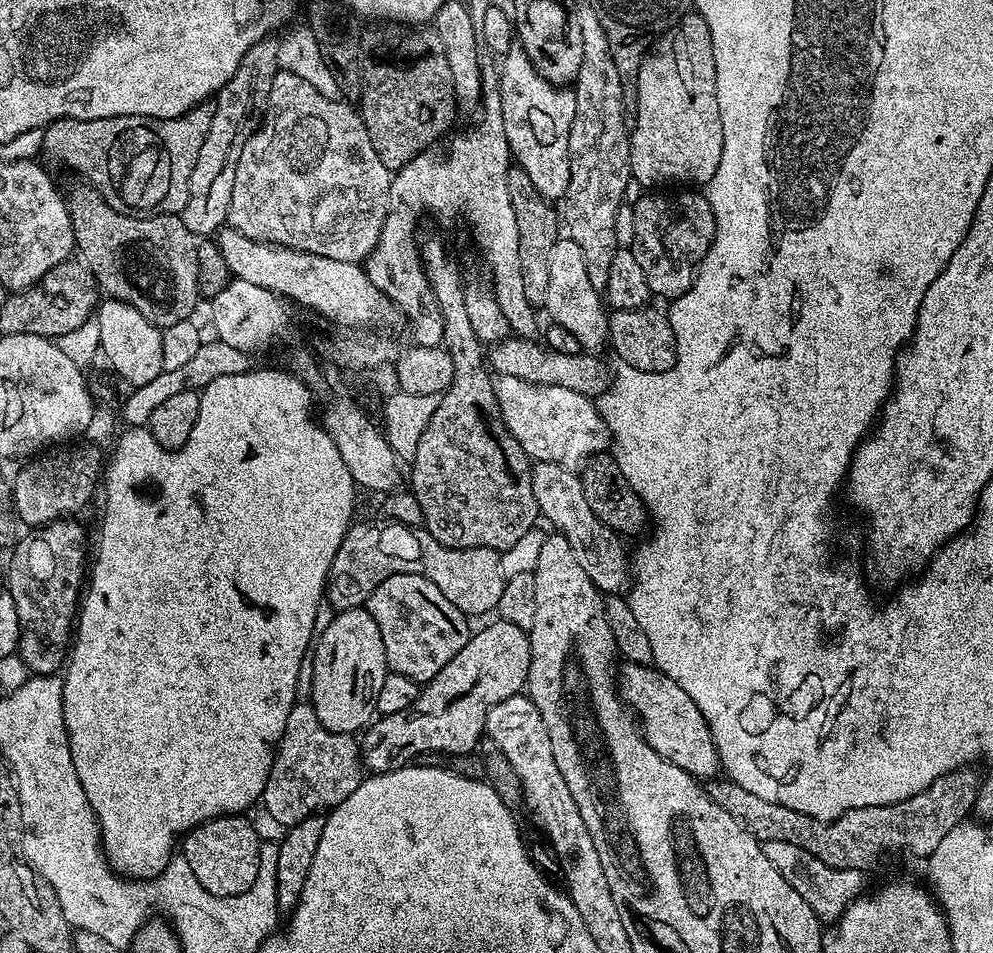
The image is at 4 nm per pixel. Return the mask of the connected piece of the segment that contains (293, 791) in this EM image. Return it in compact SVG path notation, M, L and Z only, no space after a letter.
M294 714L288 719L262 797L262 805L274 823L294 825L302 818L338 807L358 790L366 772L350 758L349 745L347 748L344 743L341 737L320 730L308 714Z

